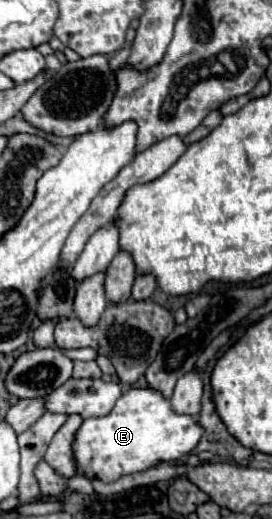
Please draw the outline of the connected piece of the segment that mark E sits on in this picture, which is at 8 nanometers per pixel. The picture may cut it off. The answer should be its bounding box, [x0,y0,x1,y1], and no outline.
[73,389,203,483]

